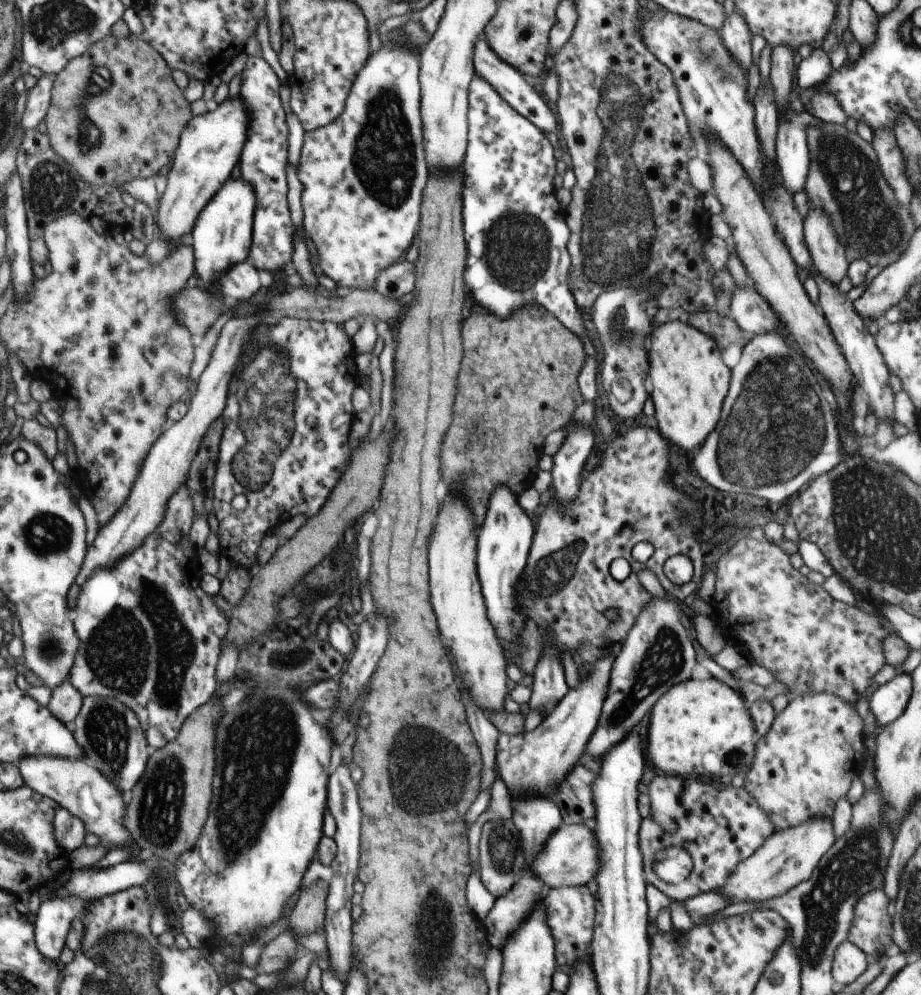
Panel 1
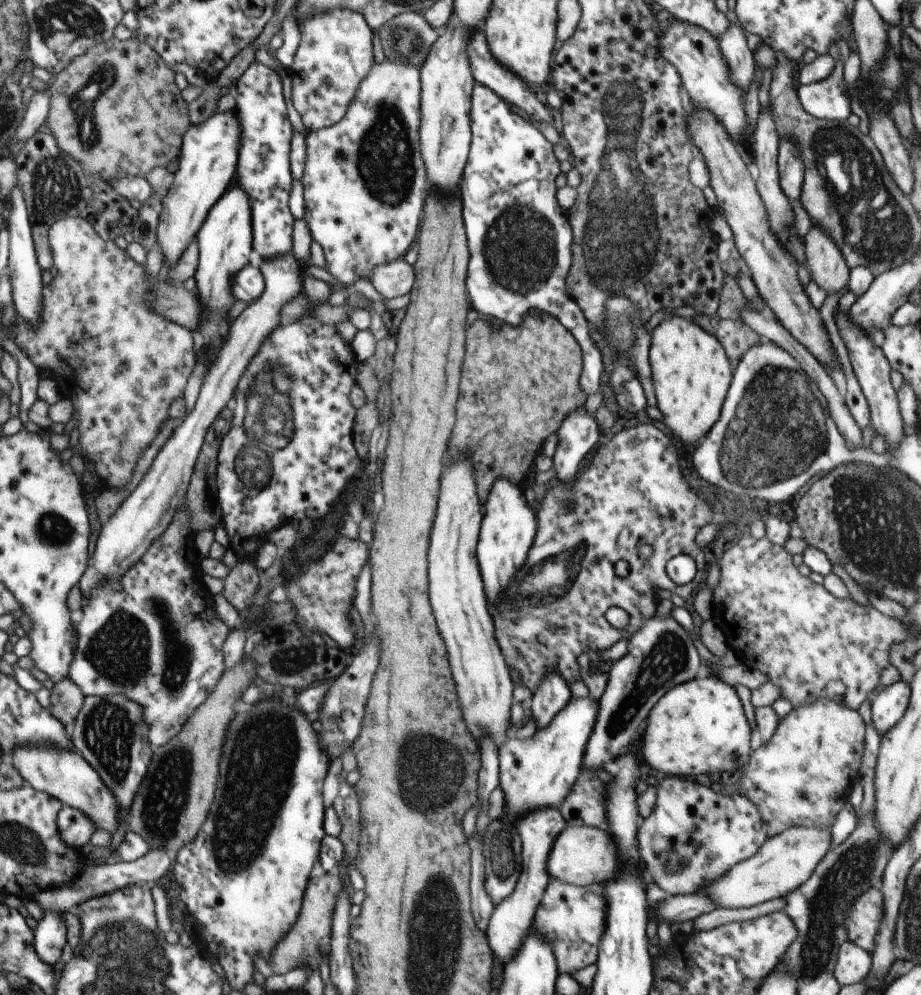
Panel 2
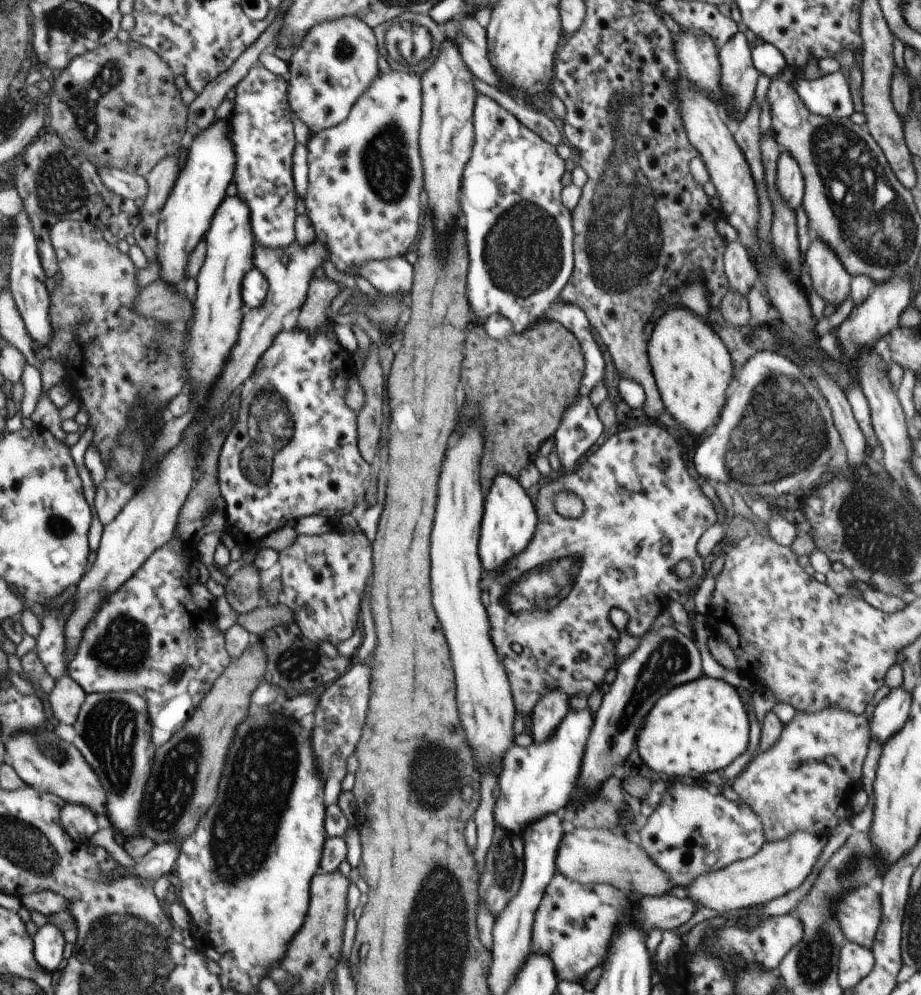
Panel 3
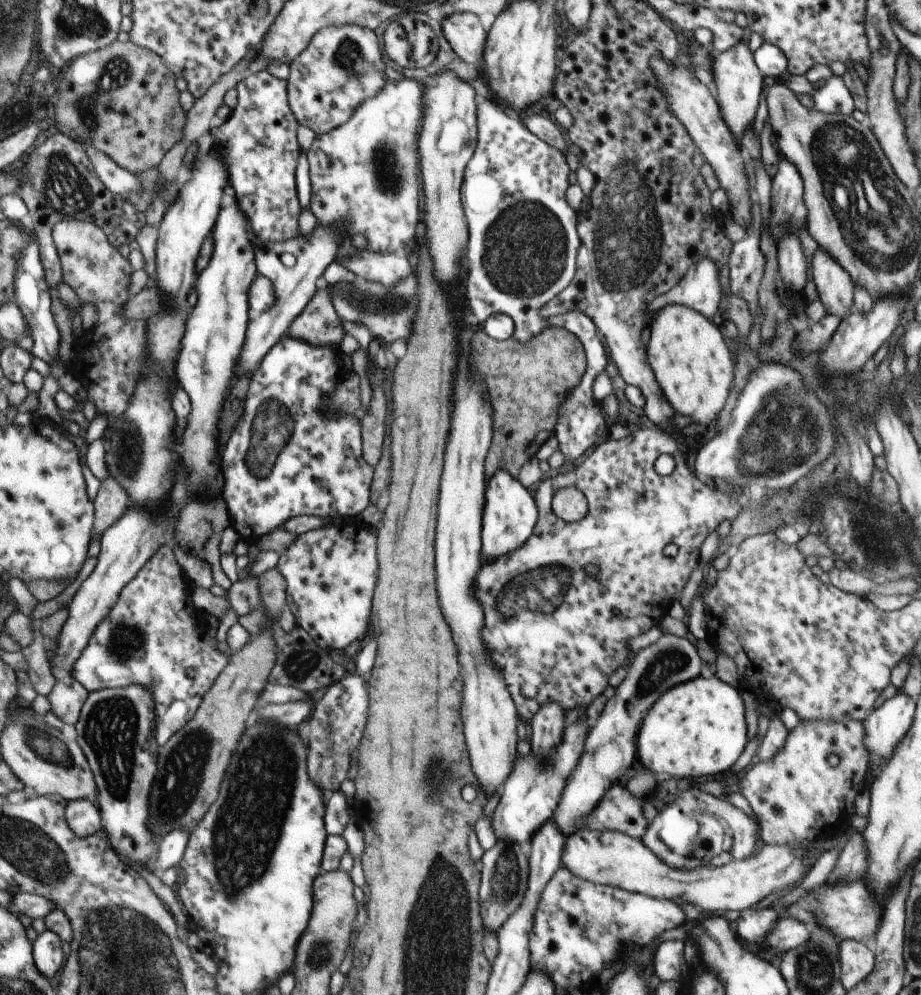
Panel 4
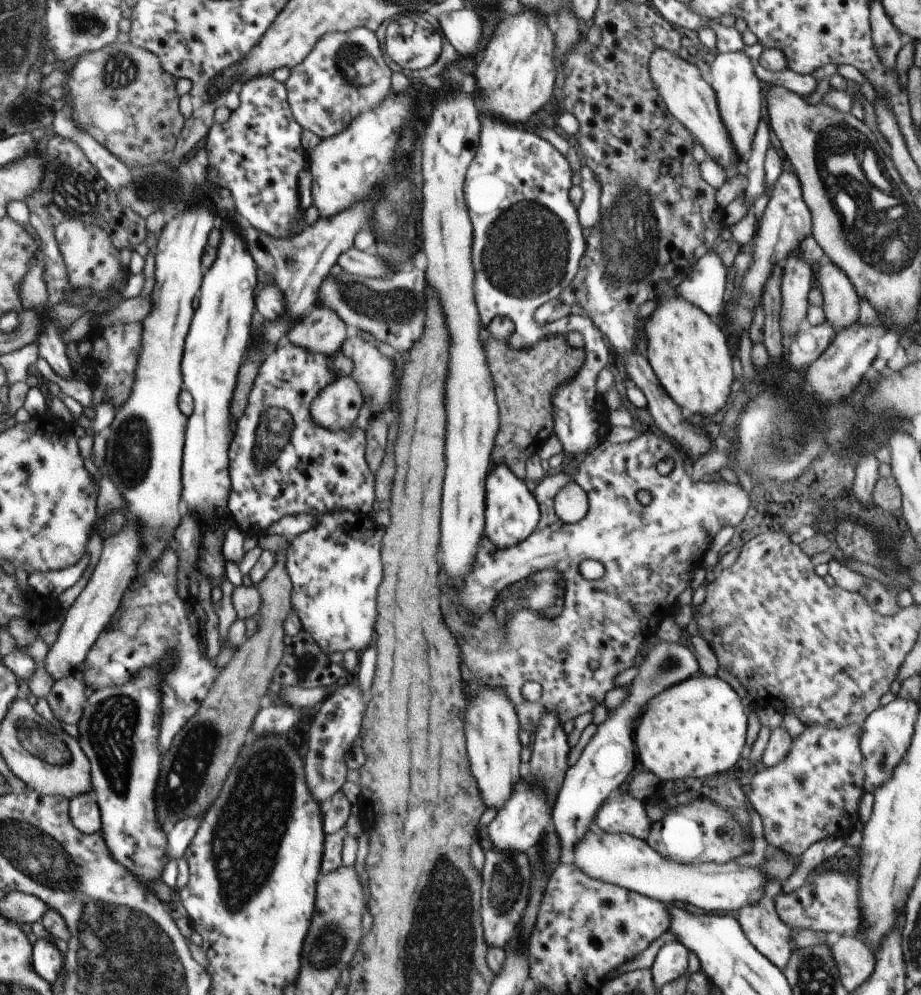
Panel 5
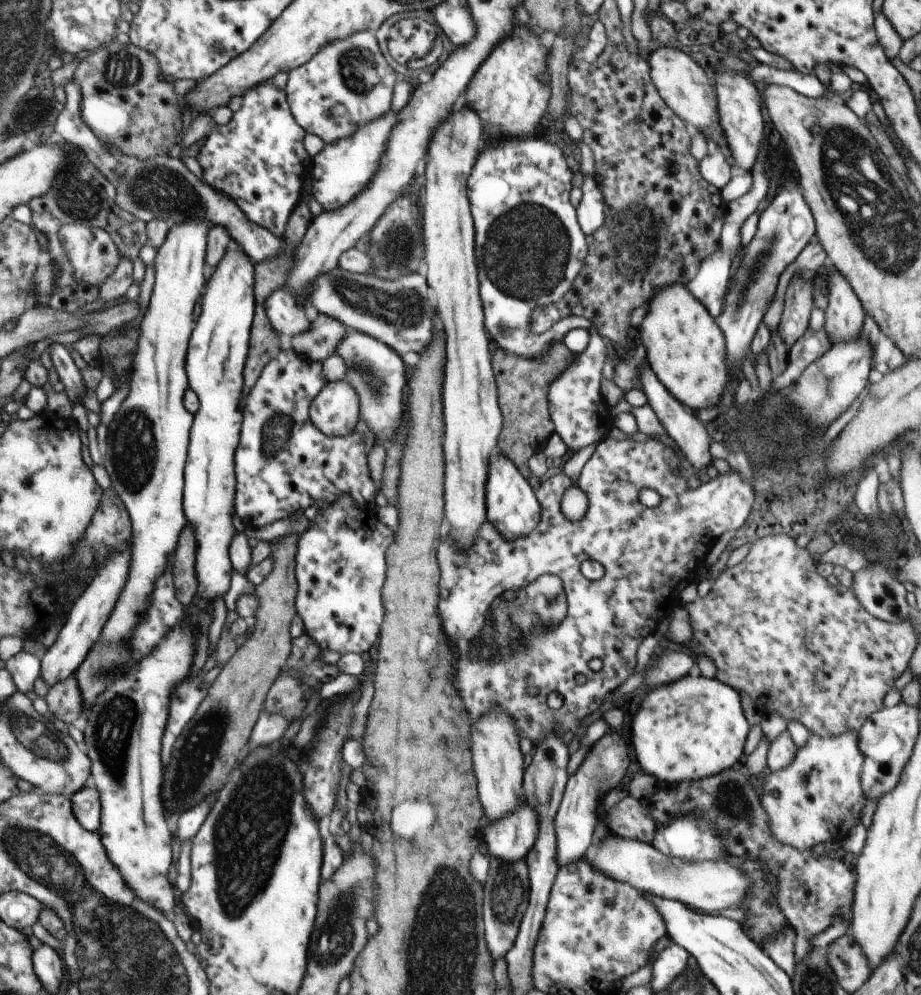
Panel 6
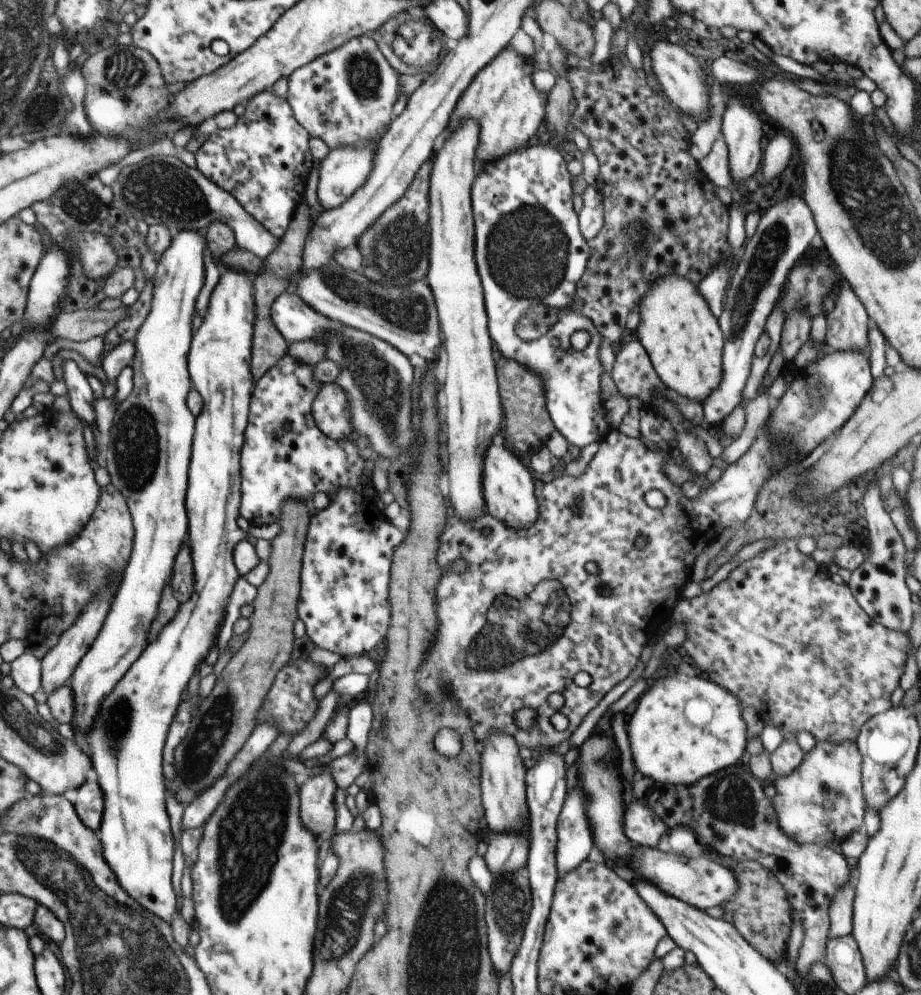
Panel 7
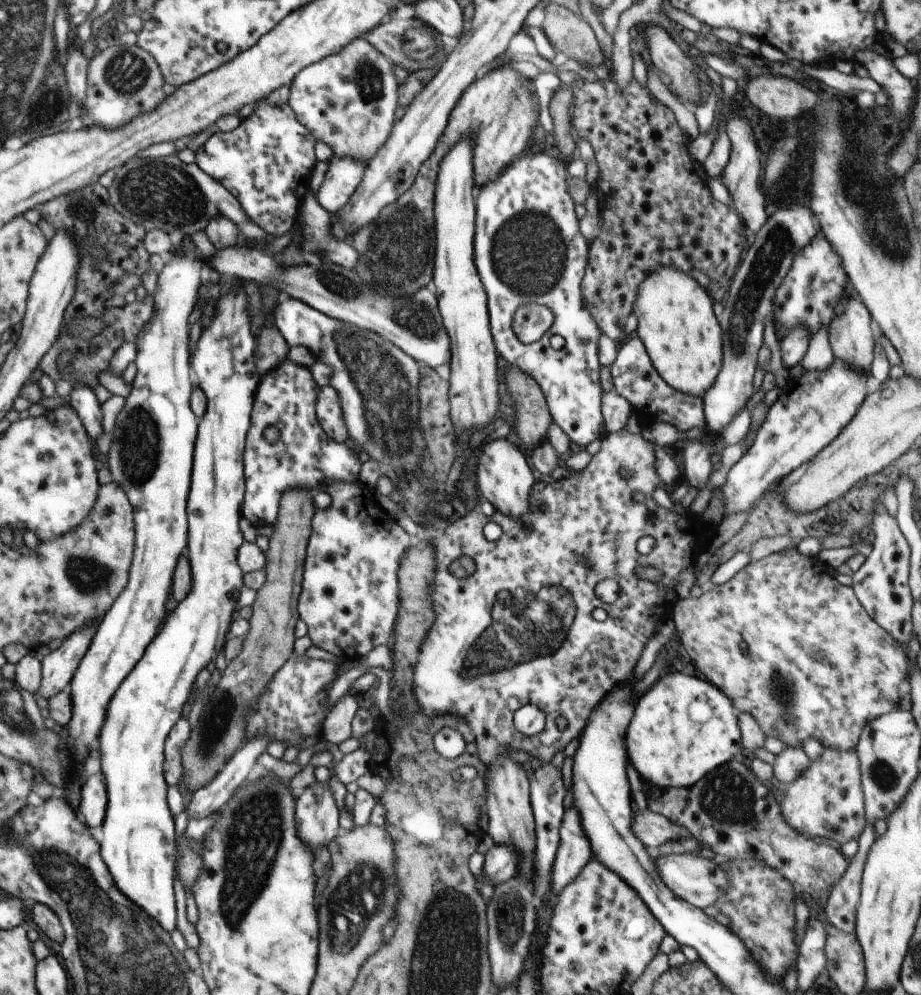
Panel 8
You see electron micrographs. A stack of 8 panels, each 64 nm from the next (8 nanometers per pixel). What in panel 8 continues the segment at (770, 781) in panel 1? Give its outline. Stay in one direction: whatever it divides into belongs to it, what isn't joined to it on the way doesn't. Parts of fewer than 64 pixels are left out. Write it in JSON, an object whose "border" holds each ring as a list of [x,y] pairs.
{"border":[[[826,748],[816,760],[810,761],[808,770],[788,786],[780,788],[784,790],[784,798],[779,802],[782,816],[790,828],[794,828],[798,834],[804,834],[807,838],[826,838],[834,840],[838,844],[846,844],[852,840],[859,840],[866,826],[865,796],[862,788],[861,766],[855,750],[834,750]]]}

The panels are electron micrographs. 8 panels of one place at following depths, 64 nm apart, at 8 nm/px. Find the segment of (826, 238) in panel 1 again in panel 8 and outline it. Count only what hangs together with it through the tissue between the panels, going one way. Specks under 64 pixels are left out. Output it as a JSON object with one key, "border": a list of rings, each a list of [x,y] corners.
{"border":[[[848,296],[842,314],[832,318],[828,340],[835,358],[869,376],[874,359],[875,338],[870,328],[870,312],[864,303]]]}

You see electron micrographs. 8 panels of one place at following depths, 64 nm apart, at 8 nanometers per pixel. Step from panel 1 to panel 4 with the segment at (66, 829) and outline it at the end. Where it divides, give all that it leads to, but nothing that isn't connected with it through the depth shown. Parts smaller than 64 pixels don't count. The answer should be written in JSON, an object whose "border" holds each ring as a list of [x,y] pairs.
{"border":[[[88,799],[71,800],[66,808],[68,826],[82,838],[95,835],[100,830],[100,817],[97,805]]]}

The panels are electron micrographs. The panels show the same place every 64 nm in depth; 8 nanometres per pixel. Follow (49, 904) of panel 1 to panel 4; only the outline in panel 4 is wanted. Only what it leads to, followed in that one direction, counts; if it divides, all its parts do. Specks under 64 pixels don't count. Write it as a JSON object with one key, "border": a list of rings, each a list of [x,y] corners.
{"border":[[[45,929],[34,940],[35,942],[35,965],[39,967],[40,974],[48,974],[48,978],[56,976],[60,966],[64,964],[62,954],[62,942],[52,930]]]}

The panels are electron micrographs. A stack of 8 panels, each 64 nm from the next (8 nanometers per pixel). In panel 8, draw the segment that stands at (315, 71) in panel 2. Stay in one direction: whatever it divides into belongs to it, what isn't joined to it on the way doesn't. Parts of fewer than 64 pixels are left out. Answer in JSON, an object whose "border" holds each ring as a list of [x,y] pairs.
{"border":[[[360,37],[352,40],[348,46],[344,46],[338,54],[332,54],[332,56],[328,56],[328,58],[324,58],[324,60],[320,60],[320,62],[316,62],[316,64],[310,64],[310,66],[306,66],[304,70],[300,70],[298,74],[296,74],[296,78],[292,80],[292,84],[290,84],[290,96],[288,100],[288,104],[290,108],[294,111],[298,122],[301,122],[309,131],[312,136],[316,140],[322,140],[332,148],[334,156],[338,158],[354,158],[354,160],[360,160],[360,162],[370,162],[376,154],[378,154],[378,150],[384,146],[384,142],[388,140],[388,135],[392,132],[392,127],[396,122],[396,108],[398,108],[398,87],[399,84],[396,82],[396,78],[394,78],[394,70],[392,70],[393,63],[380,51],[378,51],[372,44],[368,43],[365,37]]]}

